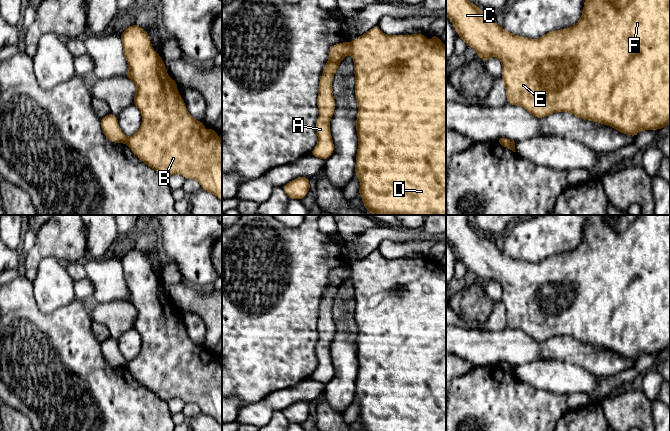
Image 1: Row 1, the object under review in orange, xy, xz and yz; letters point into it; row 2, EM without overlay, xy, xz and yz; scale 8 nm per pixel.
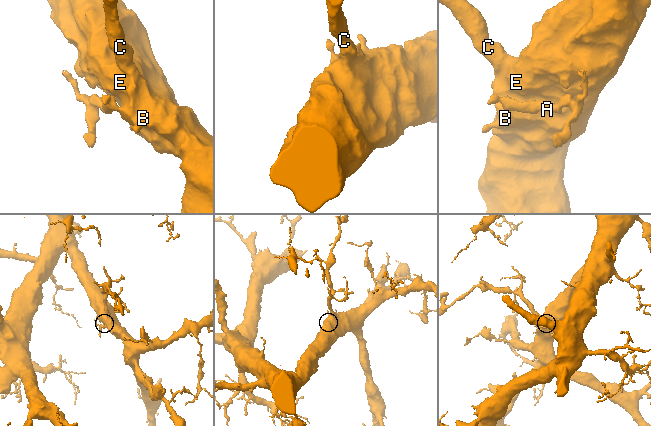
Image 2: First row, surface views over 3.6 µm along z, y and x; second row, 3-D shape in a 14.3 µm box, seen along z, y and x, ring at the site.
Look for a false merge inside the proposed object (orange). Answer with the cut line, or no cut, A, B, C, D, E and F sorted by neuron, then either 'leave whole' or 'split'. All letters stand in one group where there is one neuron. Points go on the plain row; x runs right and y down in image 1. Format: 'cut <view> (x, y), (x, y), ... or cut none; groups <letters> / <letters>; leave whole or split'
cut xz (349, 267), (350, 276); groups A / B C D E F; split

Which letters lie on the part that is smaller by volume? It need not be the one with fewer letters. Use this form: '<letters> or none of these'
A

